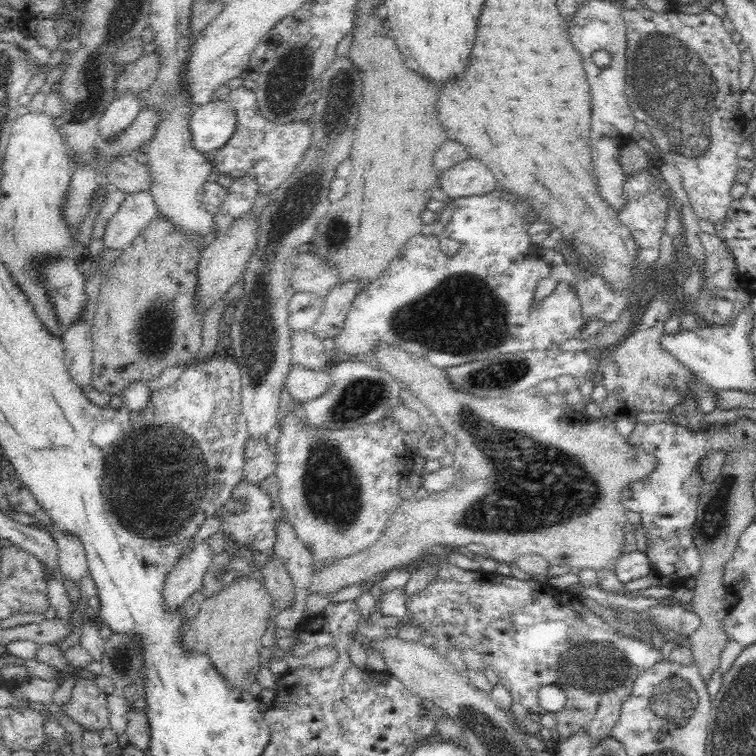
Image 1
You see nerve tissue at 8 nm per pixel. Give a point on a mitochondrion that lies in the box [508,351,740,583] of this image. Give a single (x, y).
(713, 523)

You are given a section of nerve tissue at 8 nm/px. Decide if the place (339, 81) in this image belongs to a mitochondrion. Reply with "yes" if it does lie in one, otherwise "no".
yes

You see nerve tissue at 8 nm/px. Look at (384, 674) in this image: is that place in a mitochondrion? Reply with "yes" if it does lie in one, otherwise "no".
no

